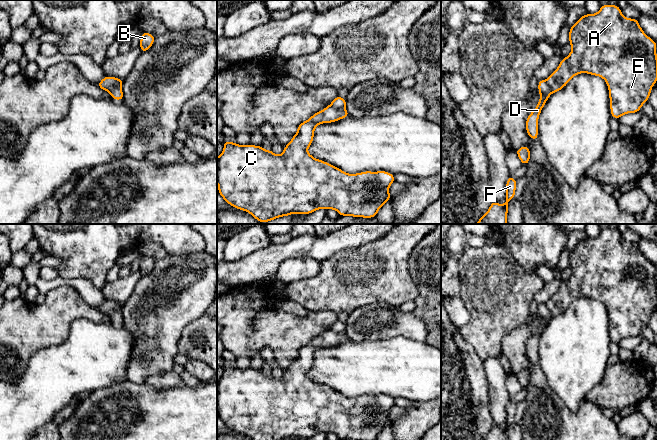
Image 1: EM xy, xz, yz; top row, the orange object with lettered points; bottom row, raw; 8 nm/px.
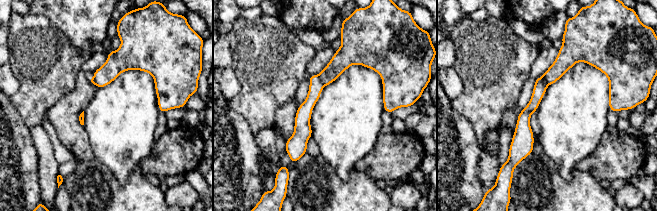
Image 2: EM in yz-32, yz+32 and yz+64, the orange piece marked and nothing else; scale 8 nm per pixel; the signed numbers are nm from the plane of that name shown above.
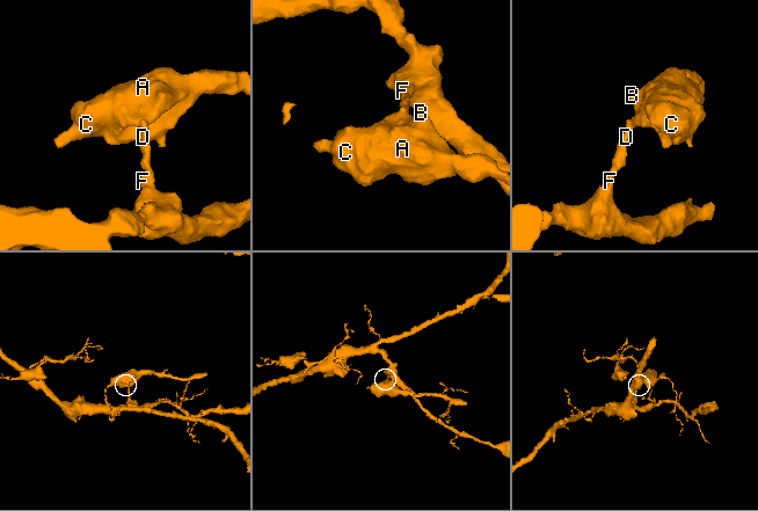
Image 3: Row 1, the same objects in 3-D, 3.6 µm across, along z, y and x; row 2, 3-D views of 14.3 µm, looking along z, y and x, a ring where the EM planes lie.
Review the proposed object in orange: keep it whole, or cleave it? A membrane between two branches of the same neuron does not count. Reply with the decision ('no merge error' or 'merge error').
merge error

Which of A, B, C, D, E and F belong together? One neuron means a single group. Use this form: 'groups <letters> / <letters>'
groups A B C E / D F

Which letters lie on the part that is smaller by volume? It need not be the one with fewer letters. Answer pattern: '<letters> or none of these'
A, B, C, E

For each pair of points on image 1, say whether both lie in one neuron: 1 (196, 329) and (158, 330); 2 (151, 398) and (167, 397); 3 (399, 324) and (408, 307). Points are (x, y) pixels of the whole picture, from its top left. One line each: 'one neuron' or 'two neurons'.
1: two neurons
2: one neuron
3: two neurons

